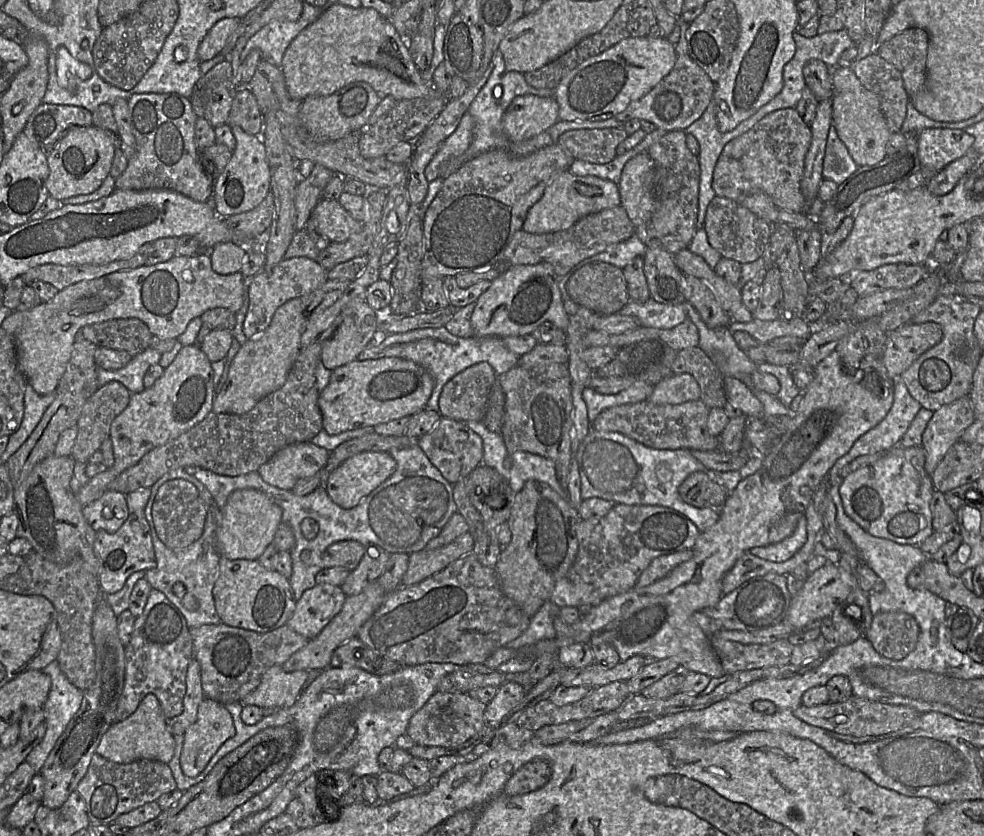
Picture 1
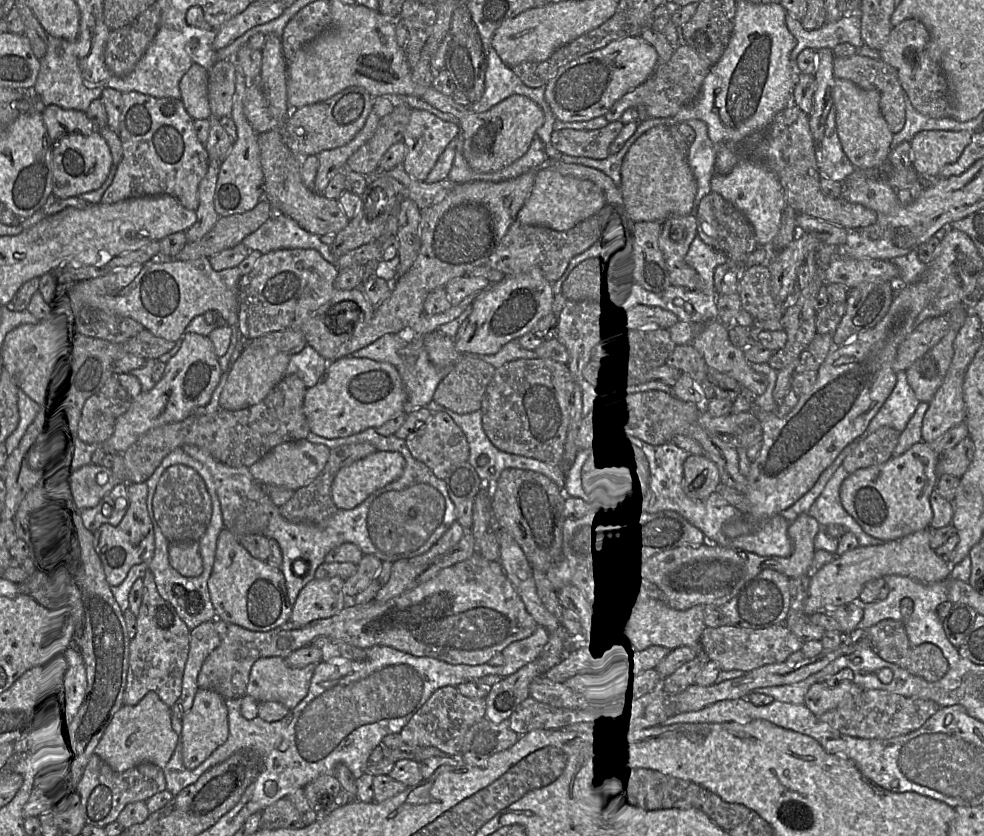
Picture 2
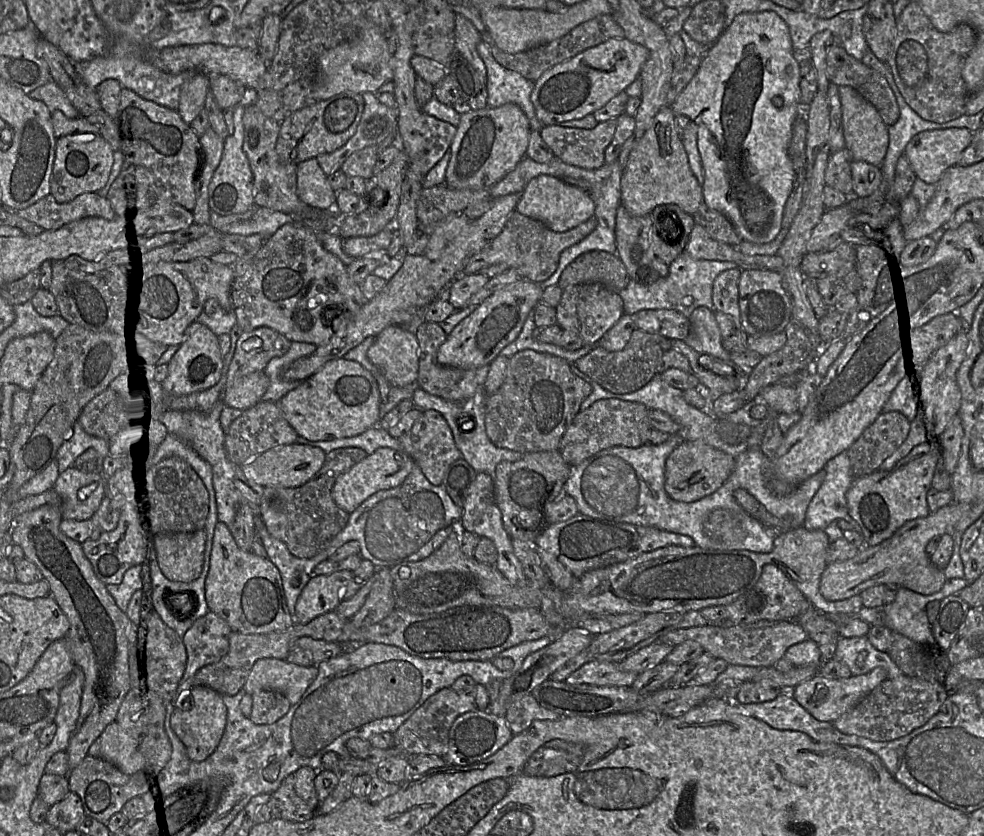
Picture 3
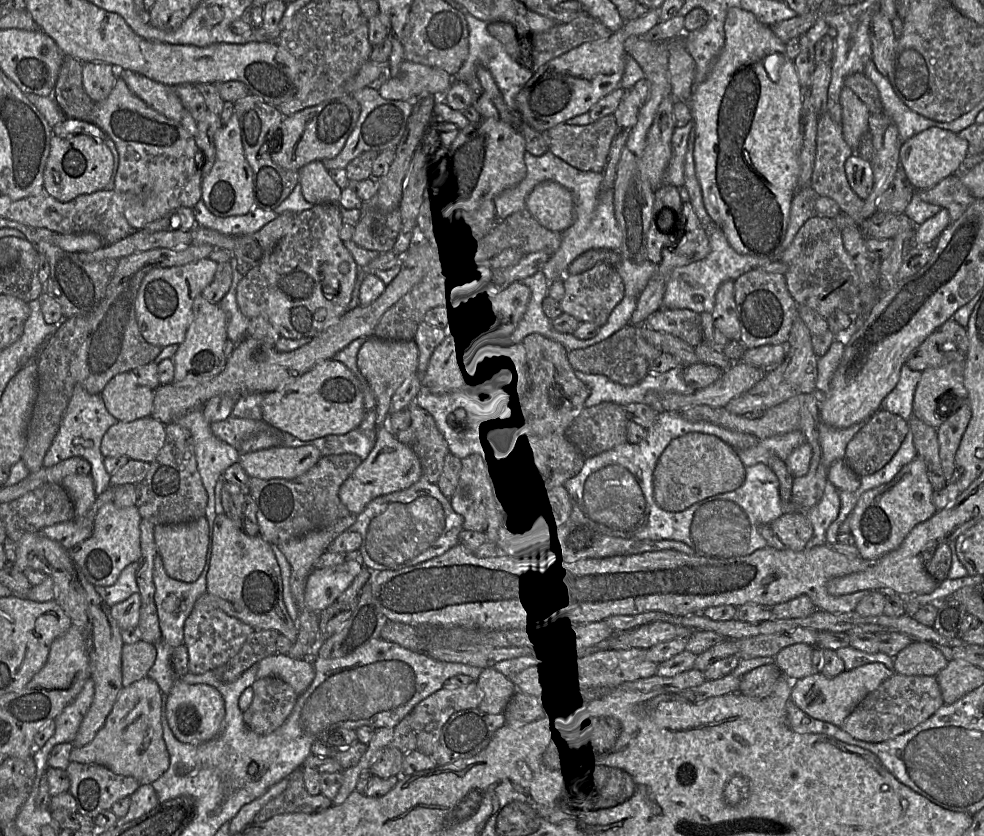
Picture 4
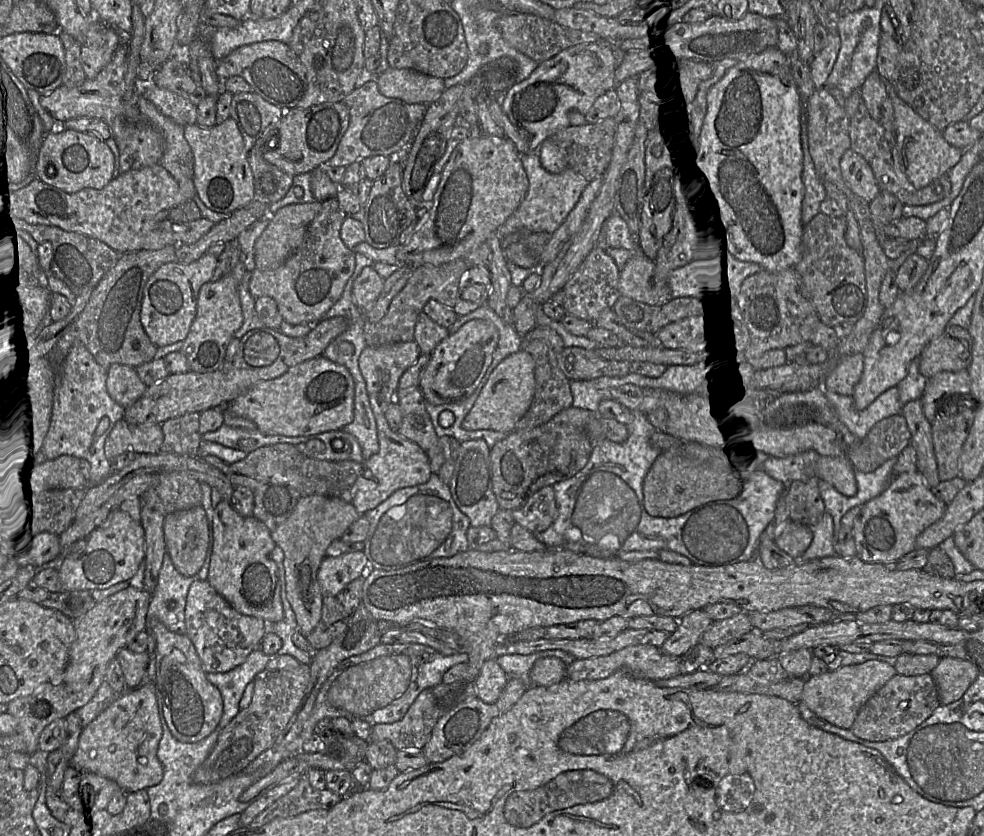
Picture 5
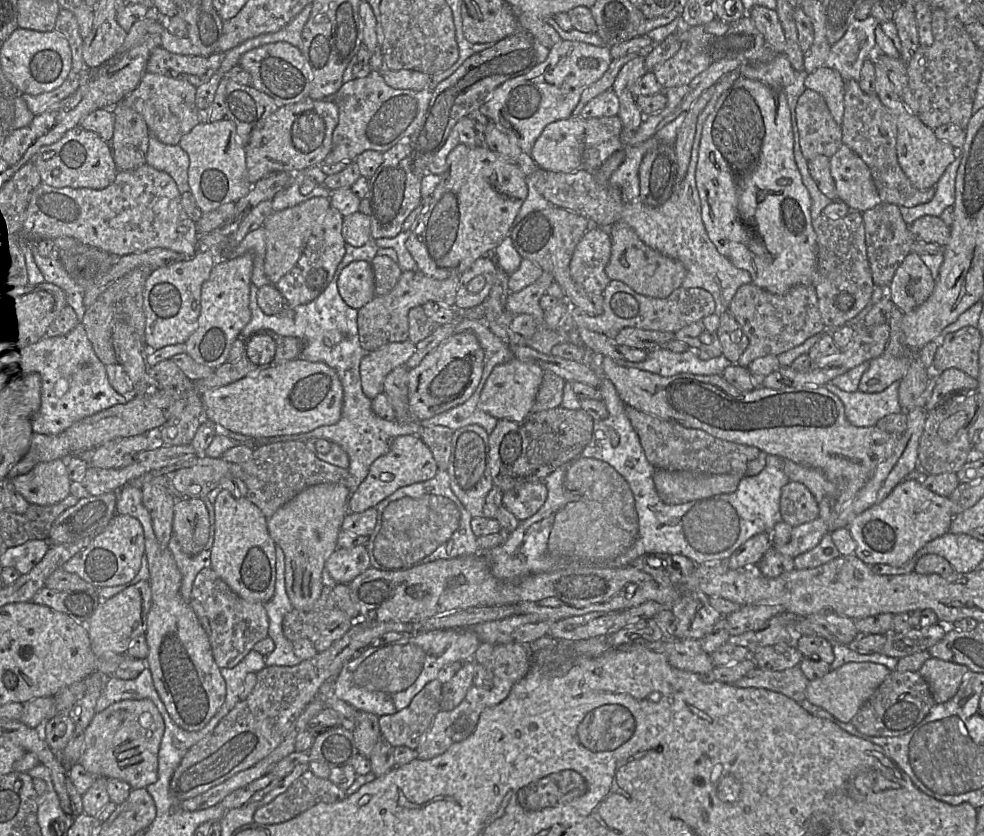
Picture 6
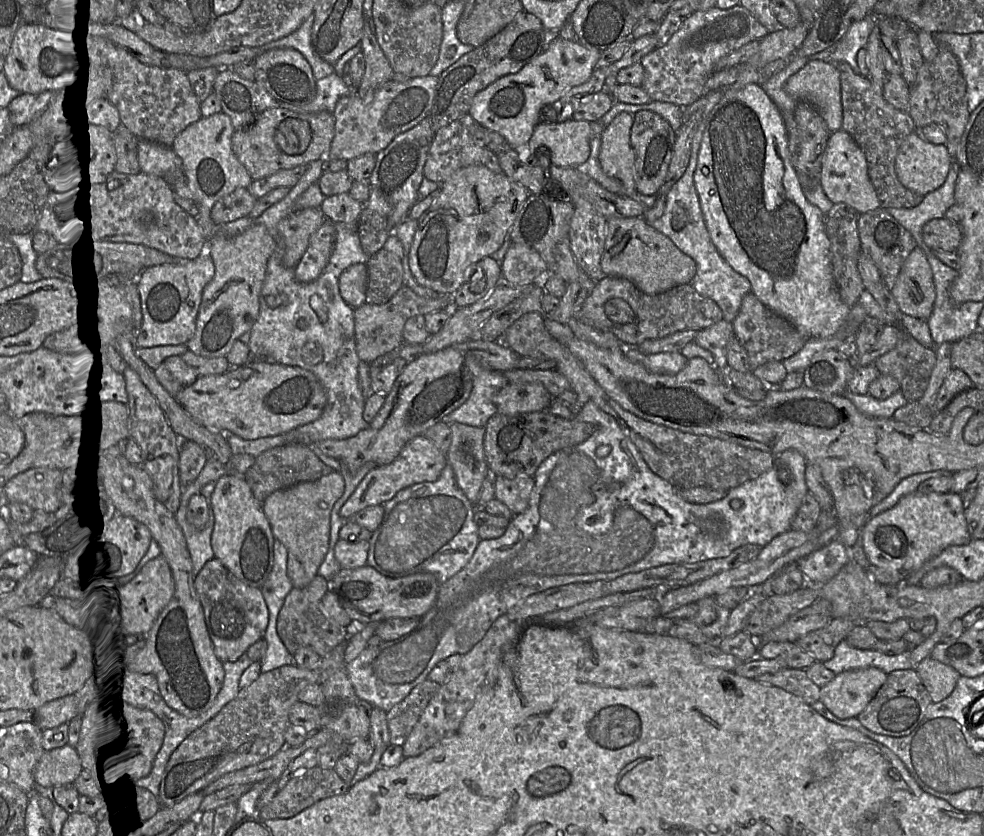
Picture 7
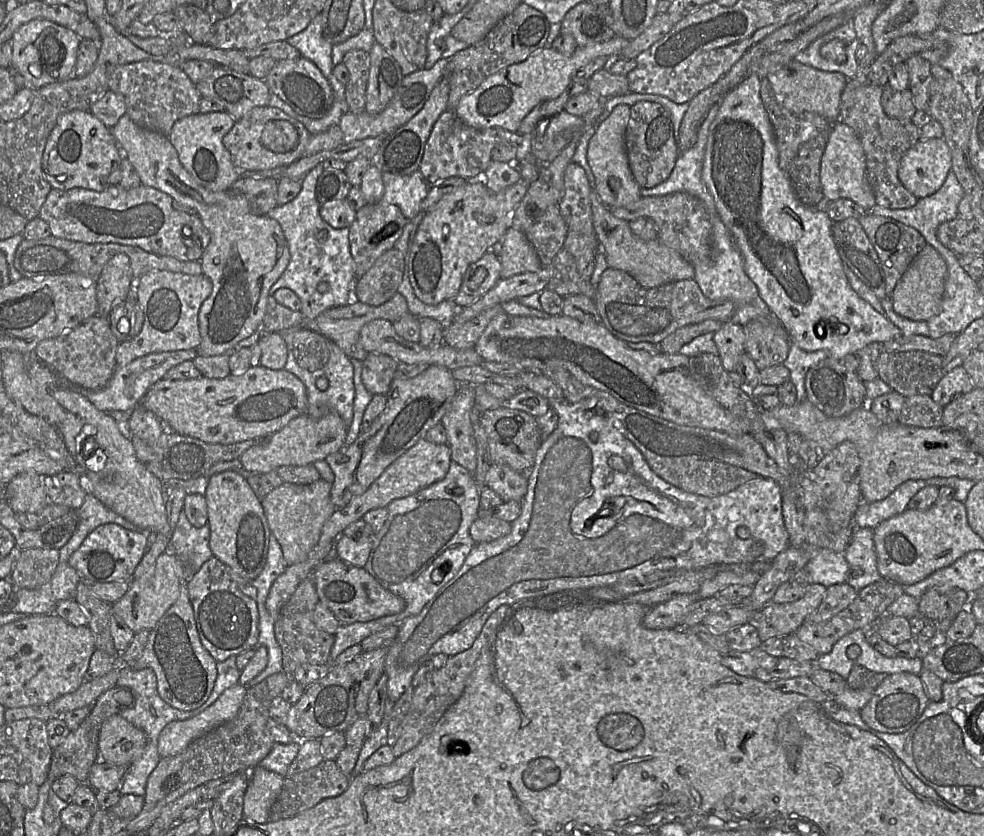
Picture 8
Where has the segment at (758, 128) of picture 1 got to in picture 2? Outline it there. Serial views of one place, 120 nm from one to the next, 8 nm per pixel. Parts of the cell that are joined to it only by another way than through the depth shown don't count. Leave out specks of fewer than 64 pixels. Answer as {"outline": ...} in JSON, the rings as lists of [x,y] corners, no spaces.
{"outline":[[[790,105],[775,115],[770,124],[736,144],[718,147],[715,171],[729,174],[741,160],[749,160],[773,171],[785,193],[787,205],[798,214],[805,214],[855,231],[874,224],[875,211],[846,198],[830,198],[820,189],[821,174],[817,164],[817,148],[810,131],[809,115],[796,105]]]}

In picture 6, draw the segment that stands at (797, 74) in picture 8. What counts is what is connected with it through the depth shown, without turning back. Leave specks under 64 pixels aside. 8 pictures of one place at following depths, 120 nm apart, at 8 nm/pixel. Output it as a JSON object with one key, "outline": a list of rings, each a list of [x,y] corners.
{"outline":[[[825,65],[808,74],[804,85],[825,99],[829,111],[837,124],[842,125],[844,117],[844,79],[841,74]]]}

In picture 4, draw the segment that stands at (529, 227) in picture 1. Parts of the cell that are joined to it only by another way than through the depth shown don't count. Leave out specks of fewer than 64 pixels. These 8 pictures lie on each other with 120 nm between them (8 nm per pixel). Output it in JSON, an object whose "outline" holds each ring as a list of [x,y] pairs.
{"outline":[[[546,181],[537,185],[528,196],[526,212],[541,227],[562,236],[575,222],[575,200],[563,186]]]}

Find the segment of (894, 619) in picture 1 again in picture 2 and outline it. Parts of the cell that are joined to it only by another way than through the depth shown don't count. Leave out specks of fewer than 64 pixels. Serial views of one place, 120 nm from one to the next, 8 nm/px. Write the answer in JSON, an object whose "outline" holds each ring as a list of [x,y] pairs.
{"outline":[[[882,620],[867,629],[867,637],[873,650],[885,661],[896,664],[909,673],[919,676],[928,682],[940,680],[949,670],[949,664],[941,649],[931,643],[911,645],[902,621]]]}

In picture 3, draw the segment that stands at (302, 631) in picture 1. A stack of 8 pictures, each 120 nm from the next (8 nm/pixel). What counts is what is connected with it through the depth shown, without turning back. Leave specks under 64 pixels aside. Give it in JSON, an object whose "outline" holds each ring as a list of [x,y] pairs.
{"outline":[[[349,570],[313,575],[297,599],[295,622],[306,624],[322,614],[335,611],[342,601],[342,592],[352,577],[353,572]]]}

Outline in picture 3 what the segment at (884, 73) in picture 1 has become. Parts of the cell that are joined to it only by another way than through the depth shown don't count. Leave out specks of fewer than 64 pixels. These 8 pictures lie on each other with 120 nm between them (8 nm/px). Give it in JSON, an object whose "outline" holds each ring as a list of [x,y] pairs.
{"outline":[[[833,45],[826,49],[826,71],[830,83],[857,90],[876,108],[887,126],[897,122],[900,111],[896,97],[878,71],[849,55],[844,48]]]}

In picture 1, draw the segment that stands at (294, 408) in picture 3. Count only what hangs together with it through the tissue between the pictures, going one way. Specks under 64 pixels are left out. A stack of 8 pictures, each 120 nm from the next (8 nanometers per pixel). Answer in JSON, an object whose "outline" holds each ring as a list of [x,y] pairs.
{"outline":[[[397,357],[364,361],[356,359],[334,369],[328,385],[319,393],[323,430],[329,435],[337,435],[410,417],[426,409],[433,388],[432,375],[412,361]]]}

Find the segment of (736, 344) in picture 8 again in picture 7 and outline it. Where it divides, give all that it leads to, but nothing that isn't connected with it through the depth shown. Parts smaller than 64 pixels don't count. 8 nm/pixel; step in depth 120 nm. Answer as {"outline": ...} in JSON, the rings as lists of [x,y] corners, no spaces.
{"outline":[[[722,319],[721,321],[702,329],[694,339],[702,348],[709,350],[714,358],[714,365],[719,369],[728,369],[727,344],[735,336],[732,322]]]}

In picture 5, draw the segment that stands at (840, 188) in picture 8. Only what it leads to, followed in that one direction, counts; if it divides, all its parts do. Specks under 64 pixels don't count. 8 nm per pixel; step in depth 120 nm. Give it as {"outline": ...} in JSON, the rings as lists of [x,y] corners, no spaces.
{"outline":[[[849,148],[840,160],[840,170],[844,181],[852,192],[867,202],[871,202],[880,188],[869,163]]]}

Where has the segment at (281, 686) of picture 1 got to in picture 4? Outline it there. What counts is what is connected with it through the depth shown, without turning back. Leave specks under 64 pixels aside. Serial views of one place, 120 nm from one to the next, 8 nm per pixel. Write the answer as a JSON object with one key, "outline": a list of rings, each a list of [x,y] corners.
{"outline":[[[275,653],[257,664],[256,677],[278,677],[291,685],[300,696],[313,681],[315,669],[310,661]]]}

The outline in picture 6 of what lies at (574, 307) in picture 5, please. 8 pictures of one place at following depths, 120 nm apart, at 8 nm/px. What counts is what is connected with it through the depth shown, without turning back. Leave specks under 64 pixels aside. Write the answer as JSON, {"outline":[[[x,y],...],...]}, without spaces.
{"outline":[[[594,224],[577,245],[570,262],[570,275],[586,292],[603,294],[611,281],[605,272],[611,249],[609,232]]]}

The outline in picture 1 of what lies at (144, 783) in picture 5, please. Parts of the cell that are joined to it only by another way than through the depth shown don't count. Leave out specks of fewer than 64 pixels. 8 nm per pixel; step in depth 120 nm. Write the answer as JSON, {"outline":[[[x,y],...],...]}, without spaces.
{"outline":[[[147,694],[132,715],[111,725],[95,753],[119,764],[138,760],[154,760],[168,764],[174,755],[174,749],[175,738],[169,729],[169,721],[163,714],[160,702],[154,694]]]}

